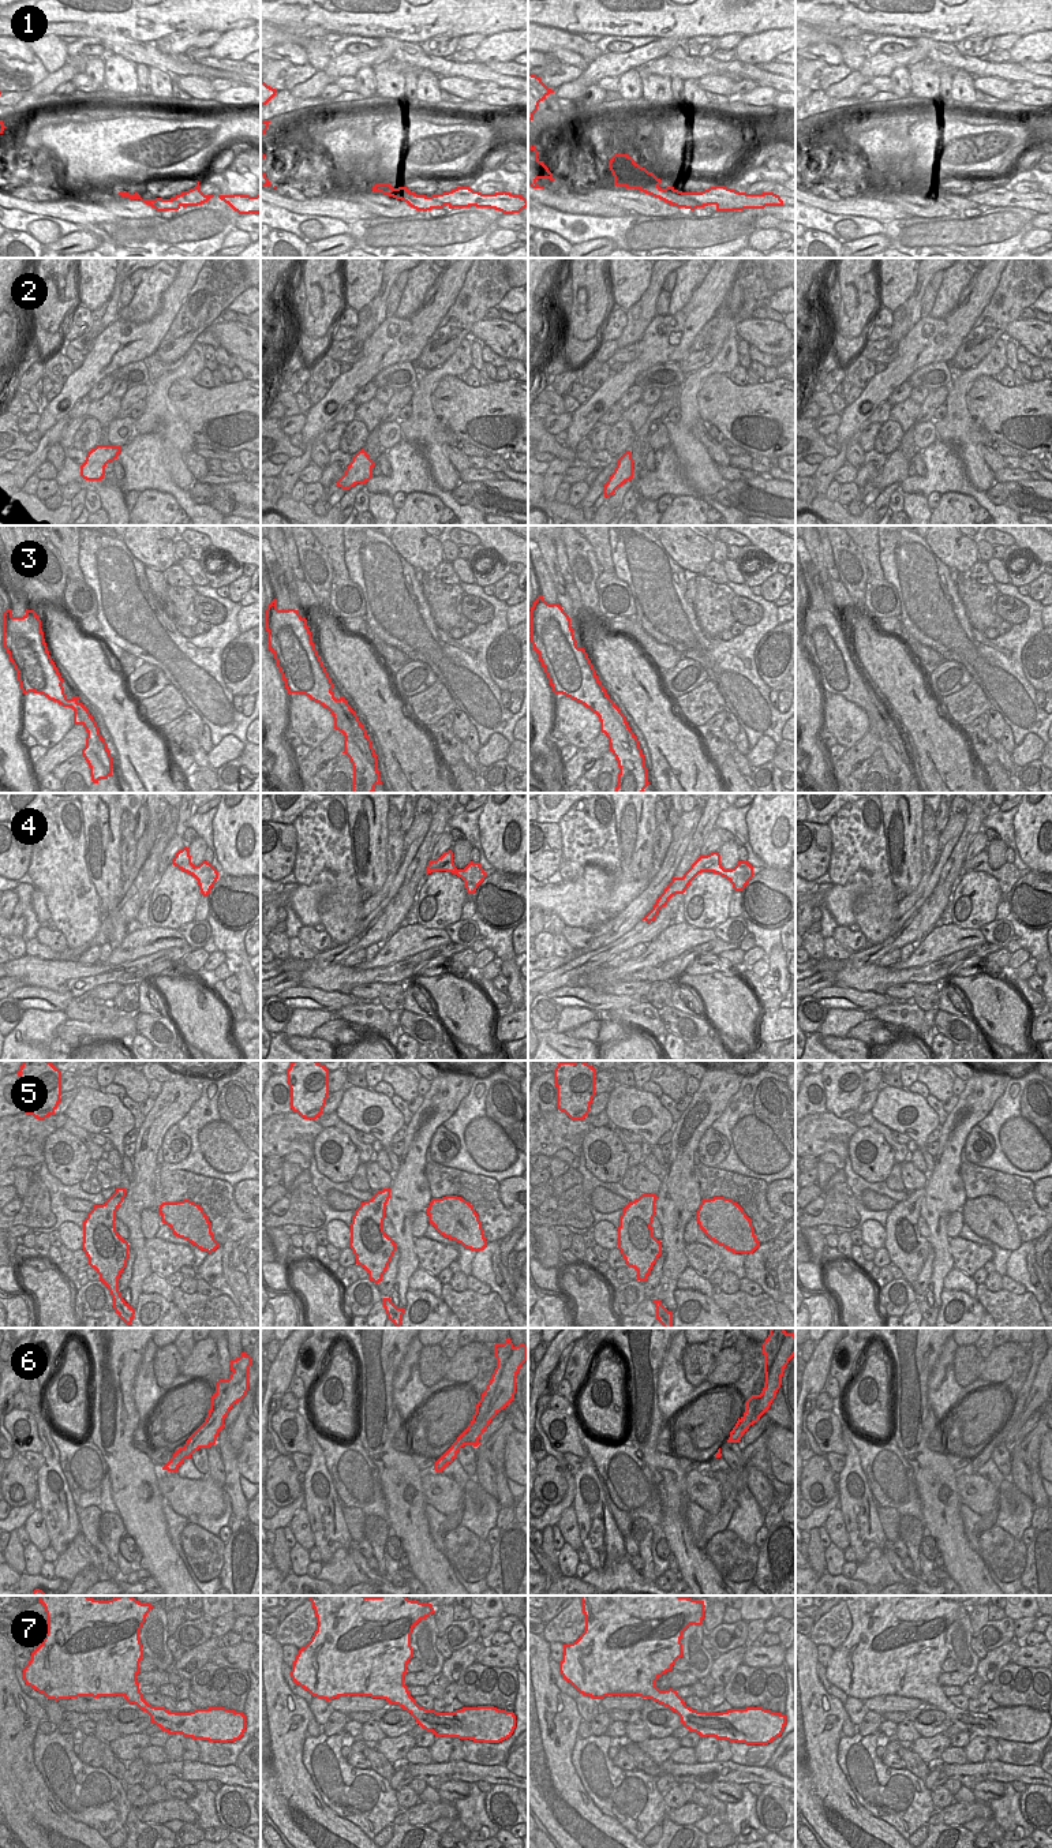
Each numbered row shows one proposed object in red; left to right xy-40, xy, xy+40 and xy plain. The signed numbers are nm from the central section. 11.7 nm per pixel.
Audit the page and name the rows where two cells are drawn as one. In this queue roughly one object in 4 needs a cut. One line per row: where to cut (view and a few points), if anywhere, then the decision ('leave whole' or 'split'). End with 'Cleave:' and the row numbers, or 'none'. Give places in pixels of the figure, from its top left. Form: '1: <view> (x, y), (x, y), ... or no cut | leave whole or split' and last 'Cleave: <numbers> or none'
1: xy+40 (669, 191), (687, 194), (697, 202), (707, 205) | split
2: no cut | leave whole
3: xy-40 (101, 739), (97, 747), (97, 758), (111, 773) | split
4: no cut | leave whole
5: no cut | leave whole
6: xy (515, 1347), (504, 1366), (489, 1409), (472, 1432) | split
7: no cut | leave whole
Cleave: 1, 3, 6

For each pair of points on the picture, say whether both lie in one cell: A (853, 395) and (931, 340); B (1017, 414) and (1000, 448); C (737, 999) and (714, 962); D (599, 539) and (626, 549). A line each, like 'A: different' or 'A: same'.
A: different
B: different
C: different
D: different

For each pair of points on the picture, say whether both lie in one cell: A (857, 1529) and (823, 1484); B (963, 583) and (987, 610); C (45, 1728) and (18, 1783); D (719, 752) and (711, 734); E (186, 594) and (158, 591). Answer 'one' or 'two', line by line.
A: two
B: one
C: two
D: one
E: two

